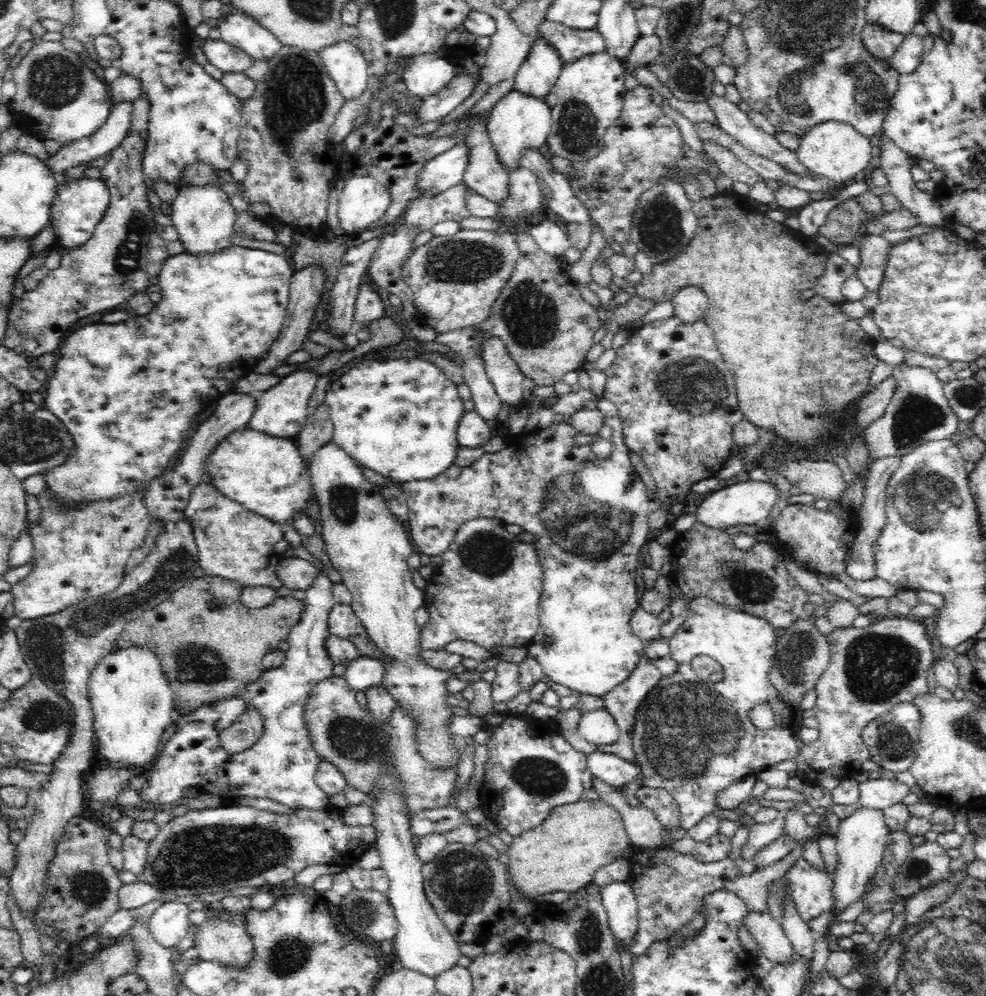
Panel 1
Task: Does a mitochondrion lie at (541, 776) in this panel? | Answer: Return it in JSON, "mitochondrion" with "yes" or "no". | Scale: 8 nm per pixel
{"mitochondrion":"yes"}

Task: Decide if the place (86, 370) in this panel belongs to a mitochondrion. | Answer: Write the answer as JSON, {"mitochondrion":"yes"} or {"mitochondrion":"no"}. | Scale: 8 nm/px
{"mitochondrion":"no"}

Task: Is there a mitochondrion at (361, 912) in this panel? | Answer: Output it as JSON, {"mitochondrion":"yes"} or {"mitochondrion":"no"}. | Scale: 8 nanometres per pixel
{"mitochondrion":"yes"}

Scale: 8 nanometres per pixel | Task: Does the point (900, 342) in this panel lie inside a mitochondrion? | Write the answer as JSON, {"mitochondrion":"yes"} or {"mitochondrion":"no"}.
{"mitochondrion":"no"}

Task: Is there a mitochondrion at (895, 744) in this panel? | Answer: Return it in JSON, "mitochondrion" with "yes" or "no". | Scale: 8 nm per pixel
{"mitochondrion":"yes"}

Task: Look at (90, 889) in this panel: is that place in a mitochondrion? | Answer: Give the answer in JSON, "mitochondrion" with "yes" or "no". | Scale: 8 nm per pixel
{"mitochondrion":"yes"}

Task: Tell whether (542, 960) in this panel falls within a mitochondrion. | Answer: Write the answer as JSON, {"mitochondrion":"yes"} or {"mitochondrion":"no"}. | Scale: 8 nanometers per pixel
{"mitochondrion":"no"}

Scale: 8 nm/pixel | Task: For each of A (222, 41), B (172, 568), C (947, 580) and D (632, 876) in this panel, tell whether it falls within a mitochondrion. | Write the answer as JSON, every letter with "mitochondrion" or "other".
{"A":"other","B":"mitochondrion","C":"other","D":"other"}

